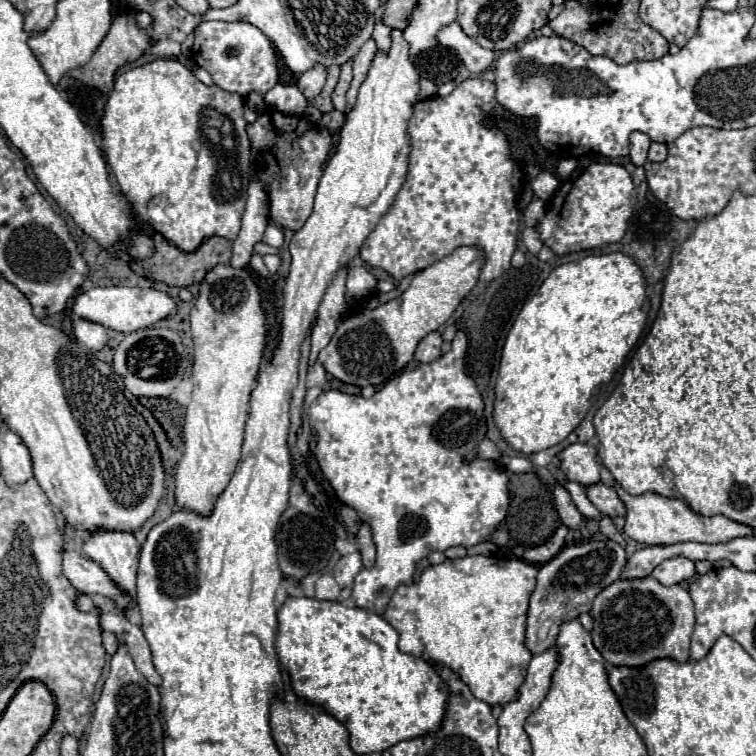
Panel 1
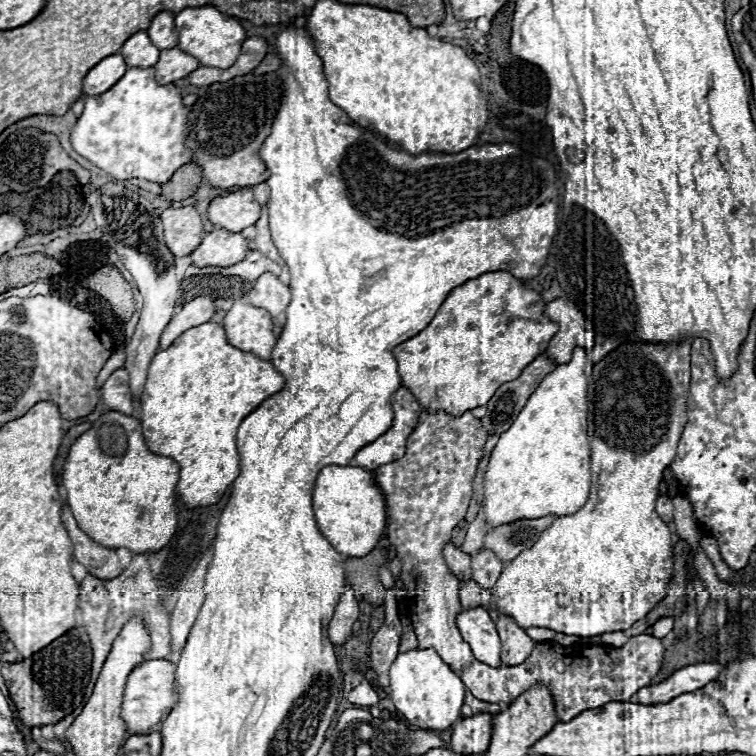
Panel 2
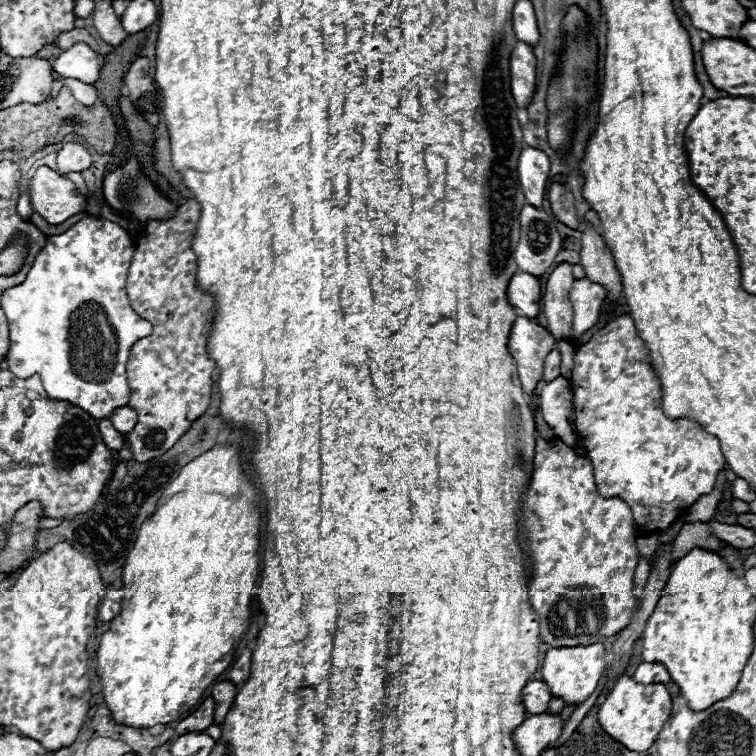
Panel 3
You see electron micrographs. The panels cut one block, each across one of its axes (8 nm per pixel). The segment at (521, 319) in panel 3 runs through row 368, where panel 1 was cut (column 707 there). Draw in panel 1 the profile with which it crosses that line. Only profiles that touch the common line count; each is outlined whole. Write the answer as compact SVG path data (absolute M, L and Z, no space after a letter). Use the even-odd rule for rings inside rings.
M614 484L614 490L626 506L624 532L632 540L642 542L646 546L662 546L662 544L676 544L676 542L718 544L718 542L726 542L726 540L732 540L732 538L738 538L738 536L750 536L752 534L752 528L748 528L744 524L738 524L734 520L728 520L726 516L704 518L704 516L692 512L682 500L676 500L676 498L666 498L666 496L660 496L660 494L654 494L654 492L632 496L618 484Z

